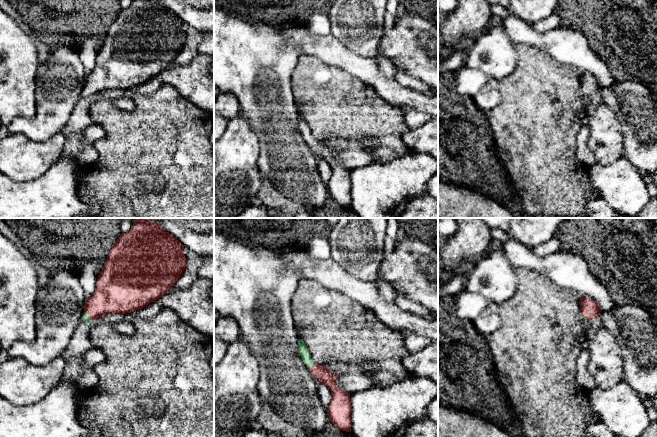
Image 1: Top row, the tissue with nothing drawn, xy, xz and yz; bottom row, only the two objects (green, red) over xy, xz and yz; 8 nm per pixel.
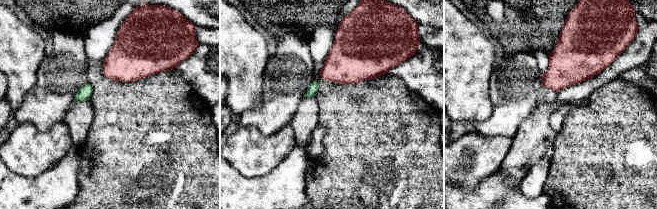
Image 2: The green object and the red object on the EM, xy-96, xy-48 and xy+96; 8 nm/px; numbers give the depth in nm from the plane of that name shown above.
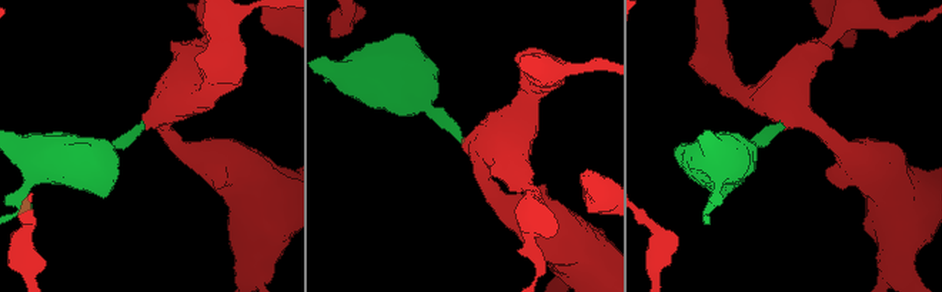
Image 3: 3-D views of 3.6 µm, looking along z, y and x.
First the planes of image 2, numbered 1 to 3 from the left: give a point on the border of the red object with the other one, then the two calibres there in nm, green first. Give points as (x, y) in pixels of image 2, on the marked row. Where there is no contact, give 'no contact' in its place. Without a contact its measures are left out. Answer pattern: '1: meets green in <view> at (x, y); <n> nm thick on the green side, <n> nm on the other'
1: no contact
2: no contact
3: no contact

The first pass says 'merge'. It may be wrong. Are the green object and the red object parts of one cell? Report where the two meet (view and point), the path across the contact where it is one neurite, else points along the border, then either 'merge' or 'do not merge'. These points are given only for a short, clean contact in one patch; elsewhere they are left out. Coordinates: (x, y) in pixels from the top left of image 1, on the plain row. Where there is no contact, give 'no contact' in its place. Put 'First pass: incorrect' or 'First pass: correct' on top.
First pass: correct
meets green in xy at (87, 92); runs through xy (84, 94), (87, 92), (100, 79), (111, 72); merge

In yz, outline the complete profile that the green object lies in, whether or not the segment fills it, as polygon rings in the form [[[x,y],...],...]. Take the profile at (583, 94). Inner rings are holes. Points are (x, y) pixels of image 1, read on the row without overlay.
[[[590,73],[580,74],[579,81],[581,85],[581,95],[584,98],[592,96],[601,88],[598,79]]]

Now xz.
[[[298,115],[298,129],[311,151],[320,159],[325,160],[331,167],[331,177],[327,183],[330,197],[342,207],[351,208],[350,169],[337,162],[335,155],[339,150],[328,146],[326,141],[315,139],[301,115]]]

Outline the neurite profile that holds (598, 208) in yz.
[[[591,200],[586,205],[586,214],[591,218],[613,218],[616,212],[603,200]]]

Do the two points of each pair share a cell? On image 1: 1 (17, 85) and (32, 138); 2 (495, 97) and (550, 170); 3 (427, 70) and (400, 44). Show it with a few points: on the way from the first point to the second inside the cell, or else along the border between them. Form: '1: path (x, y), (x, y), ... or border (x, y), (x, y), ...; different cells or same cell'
1: border (35, 96), (35, 114), (16, 117), (10, 123); different cells
2: border (497, 86), (501, 95), (501, 102), (486, 113); different cells
3: path (420, 63), (407, 50); same cell

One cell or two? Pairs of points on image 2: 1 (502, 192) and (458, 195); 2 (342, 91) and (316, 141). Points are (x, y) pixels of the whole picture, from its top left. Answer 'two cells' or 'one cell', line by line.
1: one cell
2: two cells

